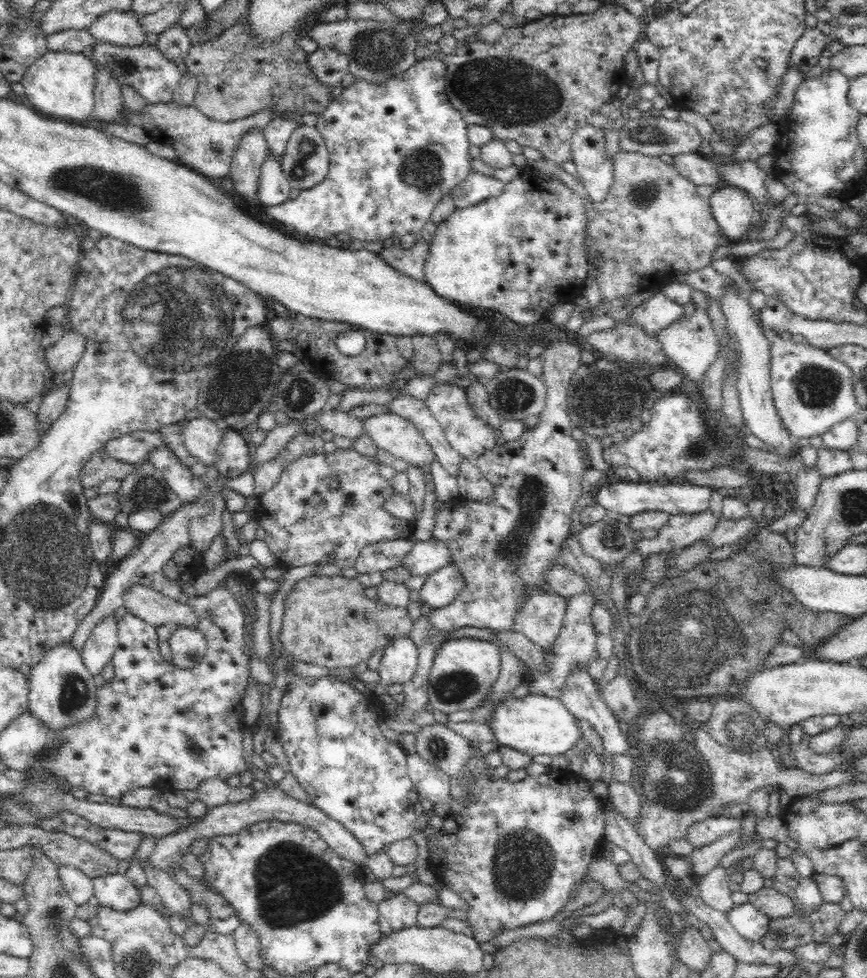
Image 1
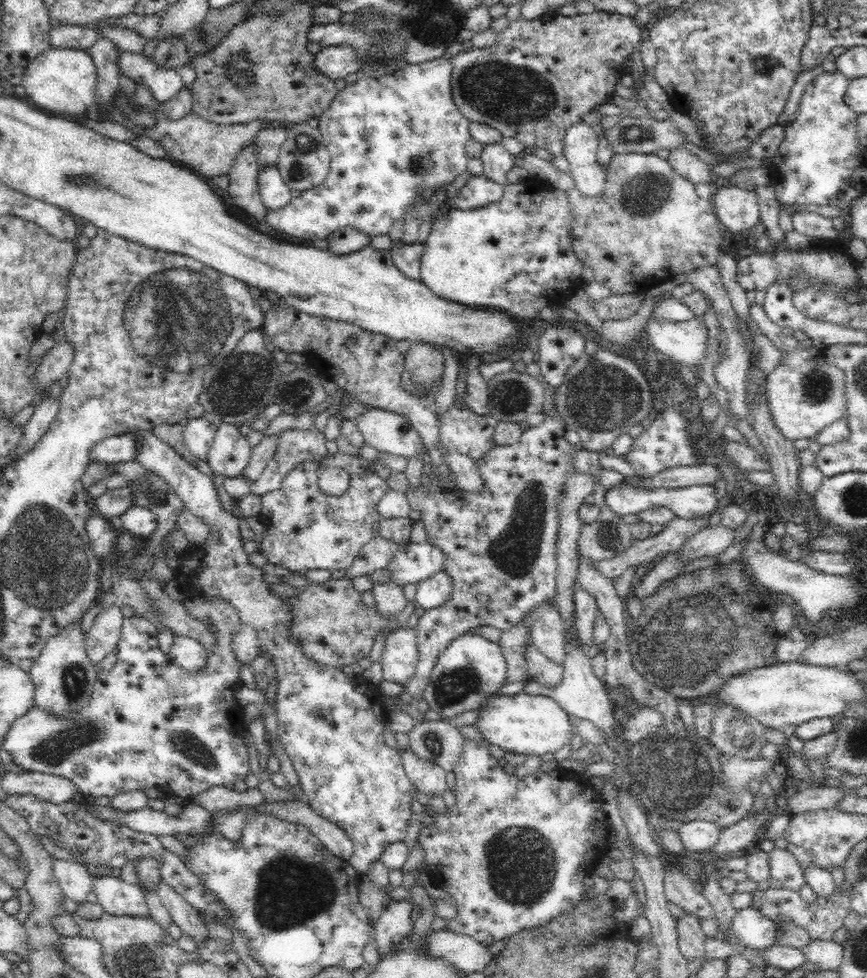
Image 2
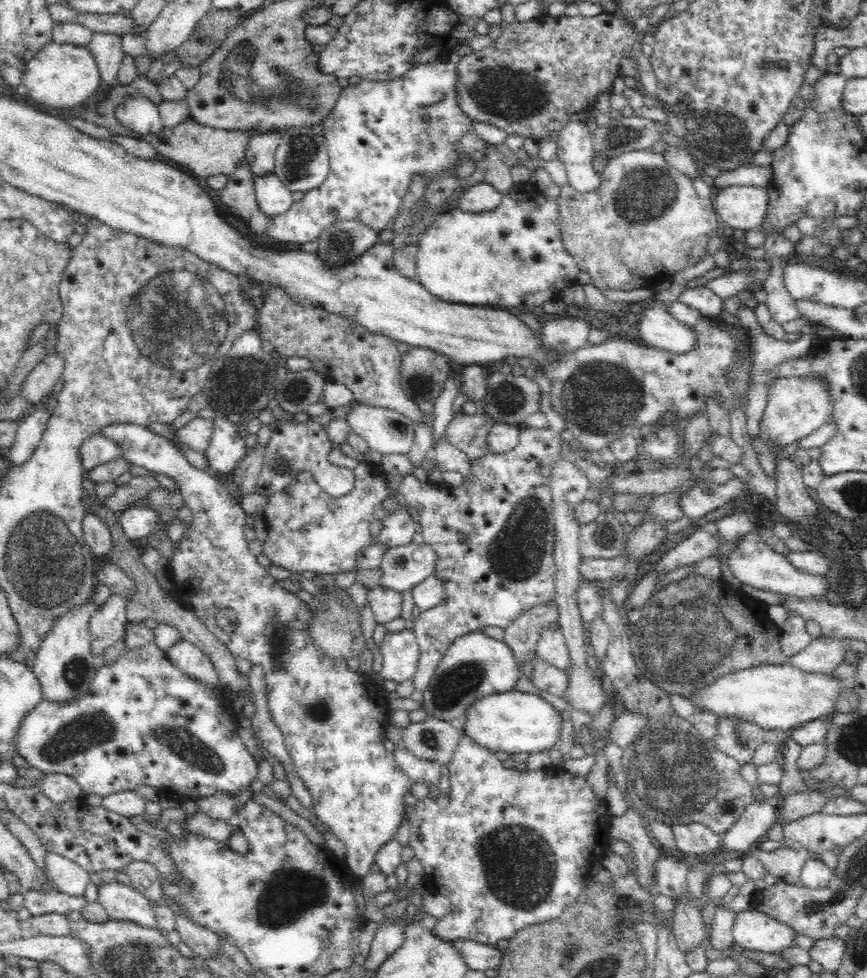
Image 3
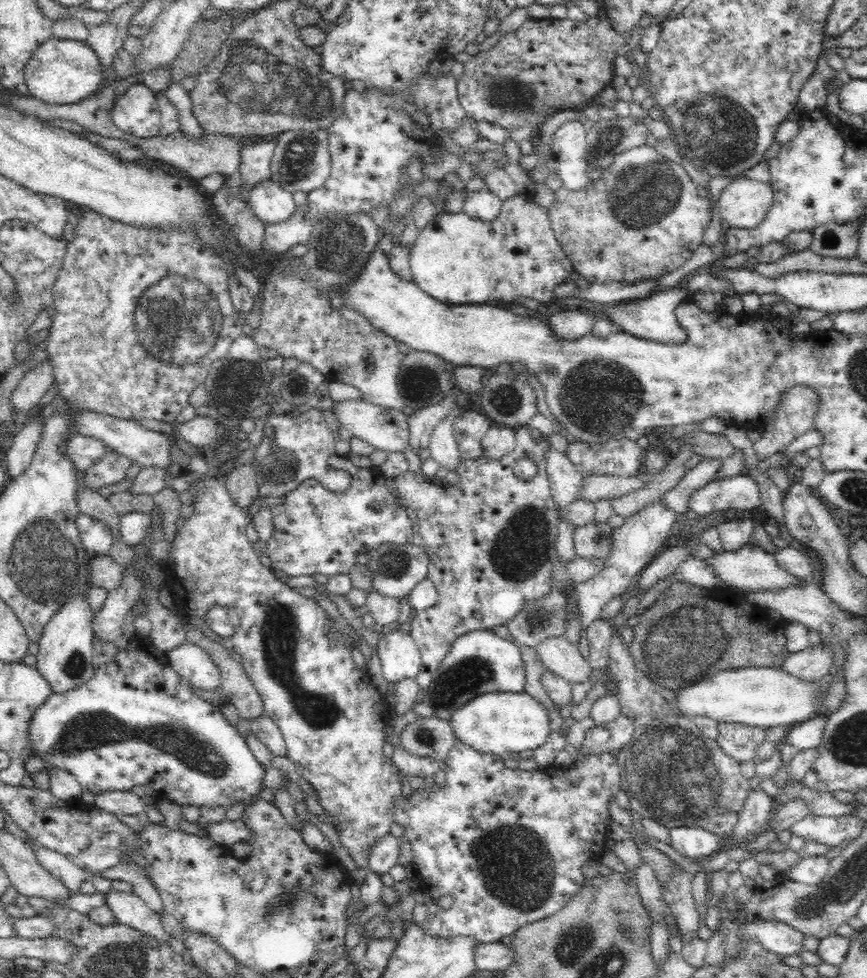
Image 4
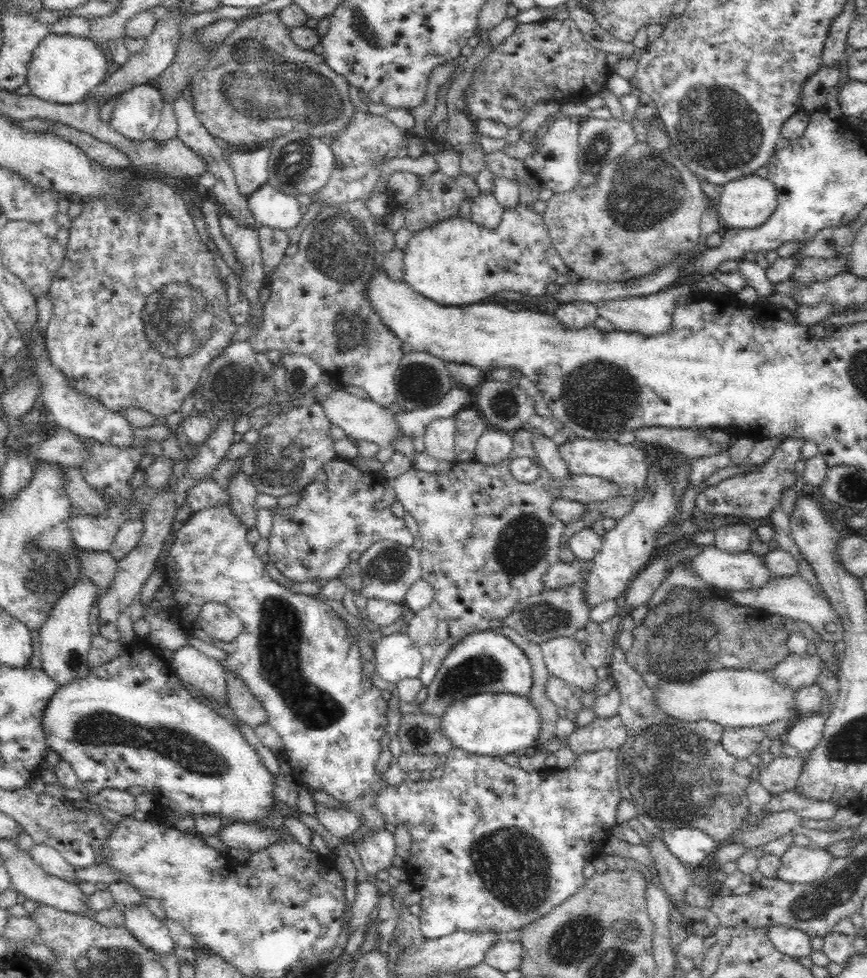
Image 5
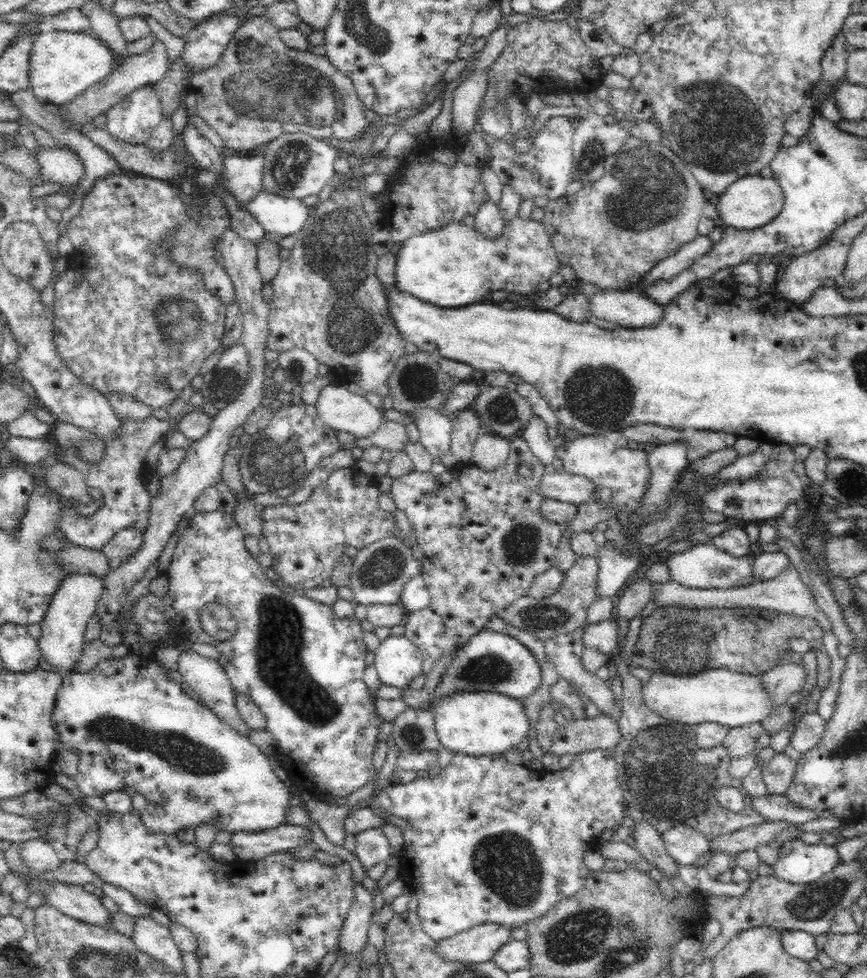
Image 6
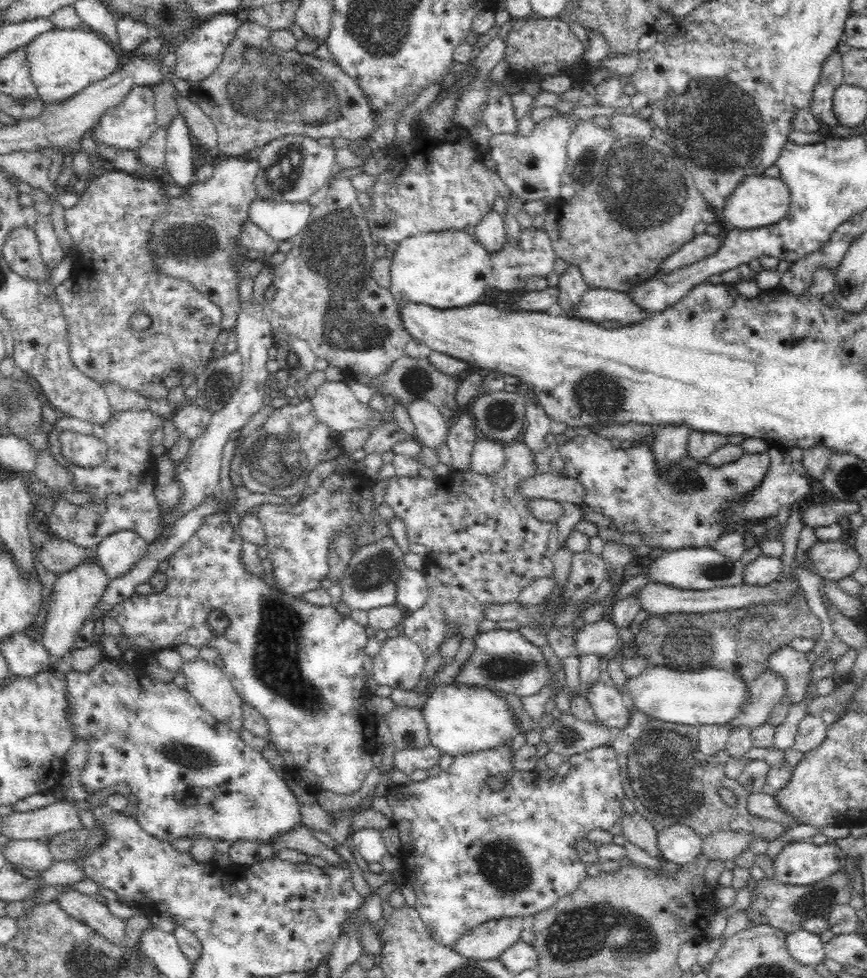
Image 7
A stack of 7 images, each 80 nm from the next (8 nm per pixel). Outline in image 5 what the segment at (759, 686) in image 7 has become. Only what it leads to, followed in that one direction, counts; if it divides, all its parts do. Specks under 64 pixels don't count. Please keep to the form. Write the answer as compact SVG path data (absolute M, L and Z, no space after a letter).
M790 653L770 672L778 679L778 683L802 689L817 683L818 676L826 667L827 664L824 664L818 654L810 656L806 653L802 655Z

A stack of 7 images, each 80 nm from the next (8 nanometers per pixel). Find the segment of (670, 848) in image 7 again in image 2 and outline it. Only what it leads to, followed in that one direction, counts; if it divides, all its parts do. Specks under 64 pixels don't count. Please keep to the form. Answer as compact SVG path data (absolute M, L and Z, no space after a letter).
M694 819L680 825L677 833L683 842L686 855L693 856L710 850L718 842L723 828L726 826L718 826L709 820Z

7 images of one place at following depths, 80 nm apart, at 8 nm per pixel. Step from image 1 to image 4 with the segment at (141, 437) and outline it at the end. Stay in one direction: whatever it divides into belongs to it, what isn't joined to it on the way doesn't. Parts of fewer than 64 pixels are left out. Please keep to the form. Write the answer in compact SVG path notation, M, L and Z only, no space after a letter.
M70 436L63 443L63 452L75 464L81 473L94 466L108 451L112 451L102 441L88 436Z

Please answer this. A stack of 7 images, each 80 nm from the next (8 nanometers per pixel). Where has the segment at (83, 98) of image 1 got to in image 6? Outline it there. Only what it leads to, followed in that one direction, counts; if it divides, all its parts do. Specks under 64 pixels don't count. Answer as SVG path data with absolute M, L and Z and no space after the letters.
M57 31L40 33L30 53L30 88L41 103L65 105L90 86L108 76L114 54L96 36Z

